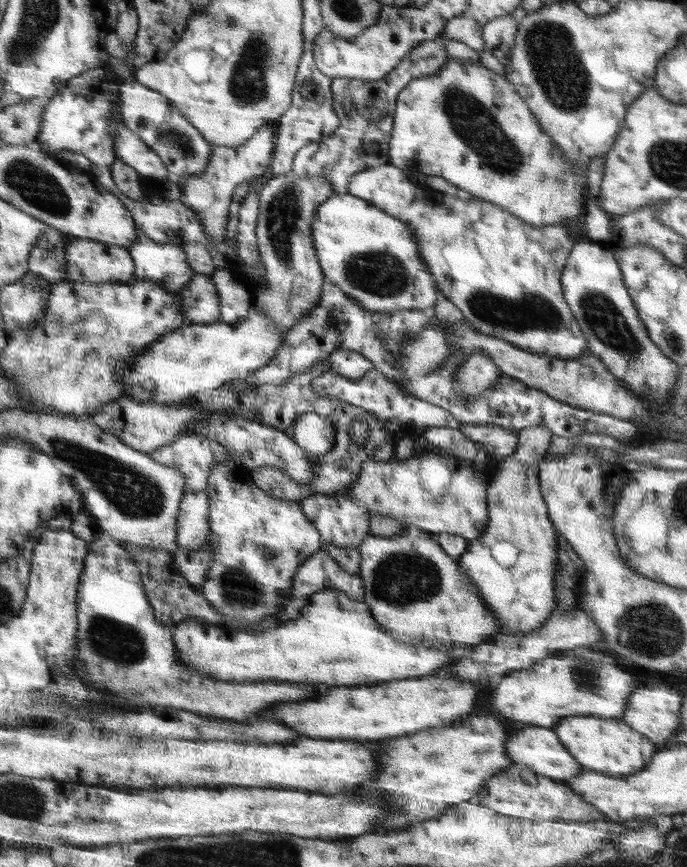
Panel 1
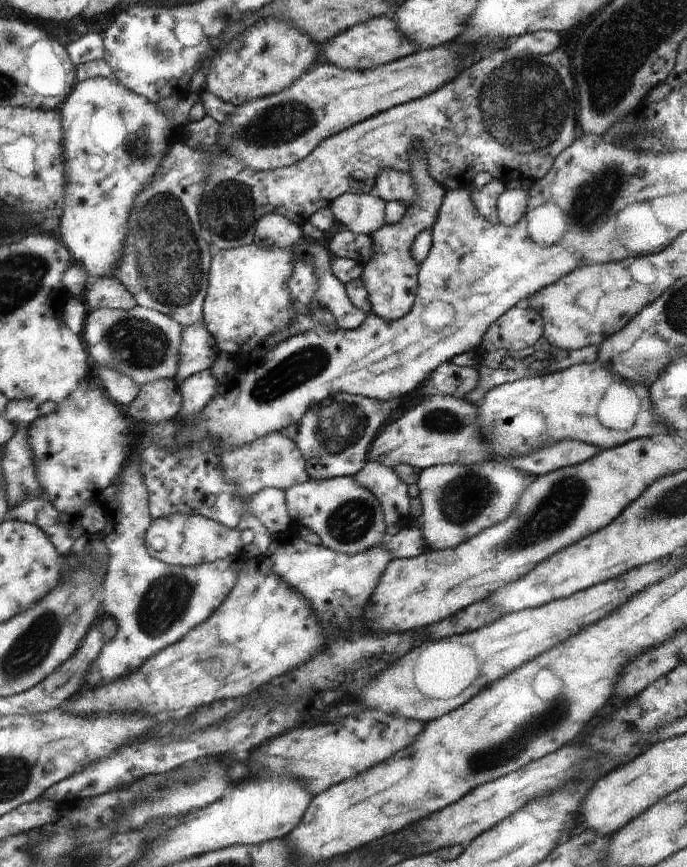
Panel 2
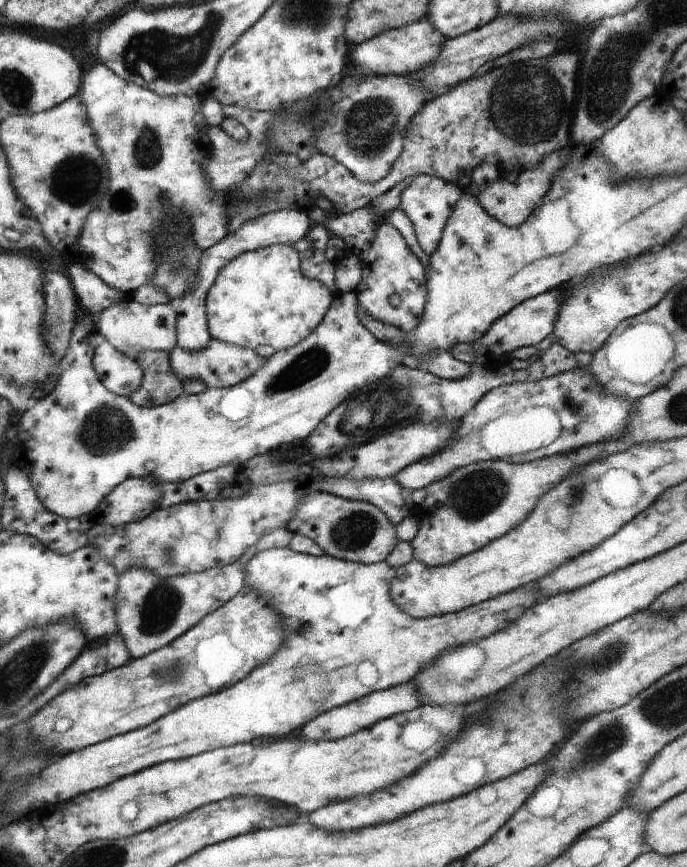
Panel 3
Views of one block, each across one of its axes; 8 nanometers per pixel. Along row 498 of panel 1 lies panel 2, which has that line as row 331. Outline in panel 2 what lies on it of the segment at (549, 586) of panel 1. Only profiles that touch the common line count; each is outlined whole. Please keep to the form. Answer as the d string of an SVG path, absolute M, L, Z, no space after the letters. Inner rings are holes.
M538 306L532 307L512 307L507 310L498 320L490 325L484 334L480 344L480 352L492 352L495 350L515 350L519 351L536 344L536 341L543 336L543 318Z

